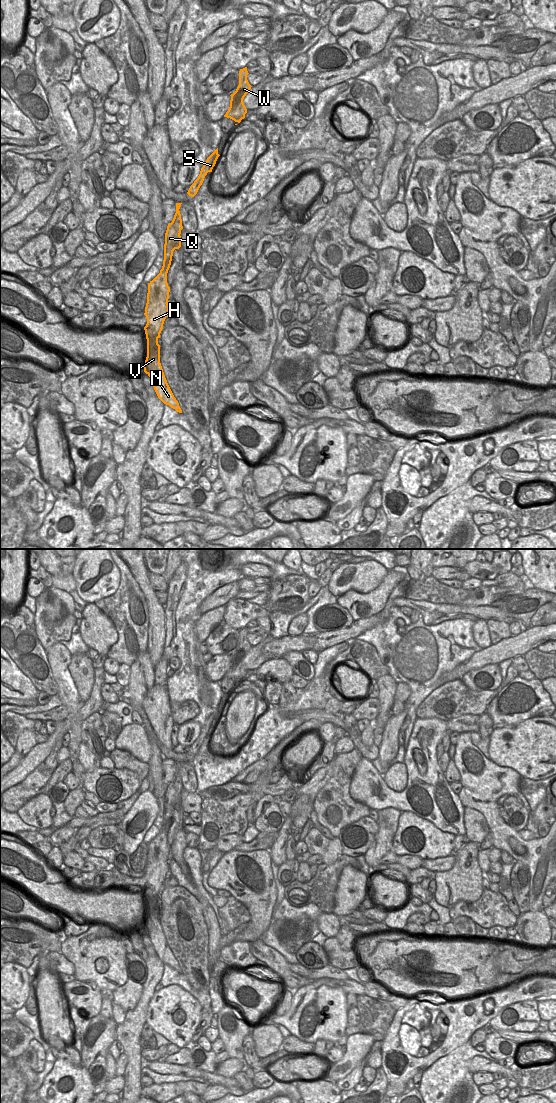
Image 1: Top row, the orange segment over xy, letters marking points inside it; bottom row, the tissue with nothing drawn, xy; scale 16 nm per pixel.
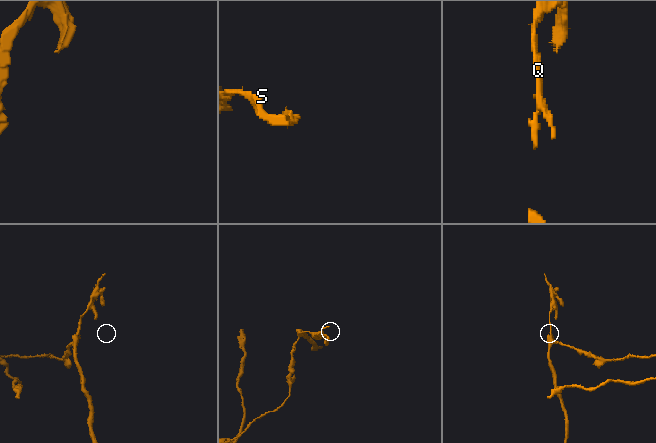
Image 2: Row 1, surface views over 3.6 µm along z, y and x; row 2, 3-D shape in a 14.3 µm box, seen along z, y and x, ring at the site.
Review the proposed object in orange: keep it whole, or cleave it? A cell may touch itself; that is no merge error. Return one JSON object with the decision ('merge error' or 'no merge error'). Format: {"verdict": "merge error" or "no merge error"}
{"verdict": "merge error"}

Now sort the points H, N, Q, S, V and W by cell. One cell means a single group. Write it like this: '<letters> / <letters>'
H N V / Q S W

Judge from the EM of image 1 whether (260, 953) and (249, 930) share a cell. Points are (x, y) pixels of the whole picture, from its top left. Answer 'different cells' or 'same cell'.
different cells

